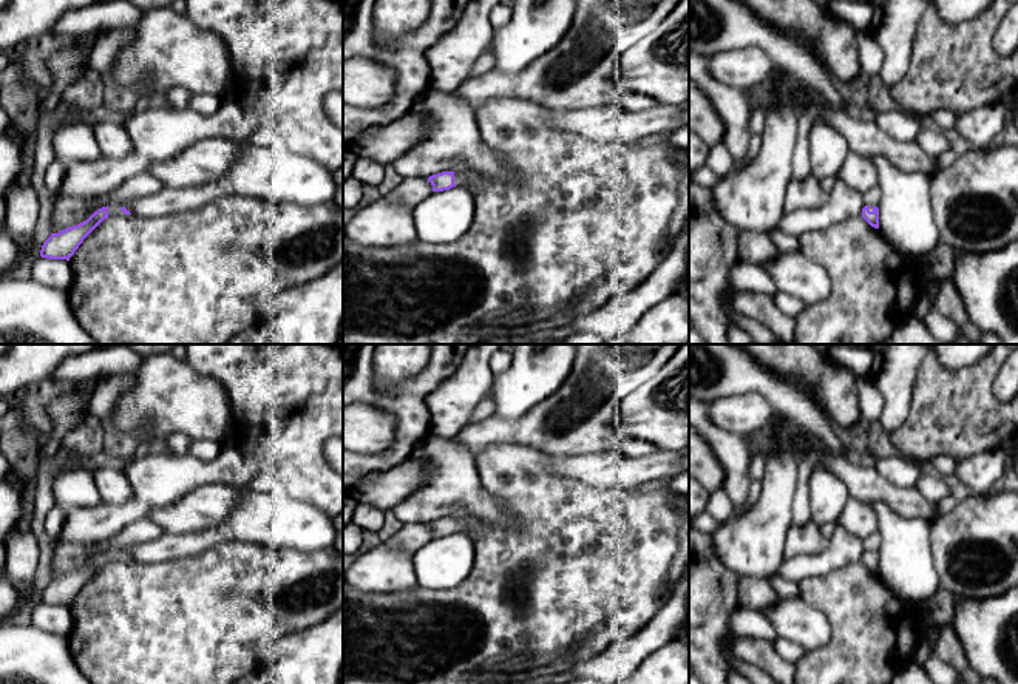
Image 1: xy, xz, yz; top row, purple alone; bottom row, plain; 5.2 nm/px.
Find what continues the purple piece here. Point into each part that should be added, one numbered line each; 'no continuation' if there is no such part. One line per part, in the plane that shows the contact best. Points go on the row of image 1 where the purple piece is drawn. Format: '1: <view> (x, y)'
1: xz (459, 179)

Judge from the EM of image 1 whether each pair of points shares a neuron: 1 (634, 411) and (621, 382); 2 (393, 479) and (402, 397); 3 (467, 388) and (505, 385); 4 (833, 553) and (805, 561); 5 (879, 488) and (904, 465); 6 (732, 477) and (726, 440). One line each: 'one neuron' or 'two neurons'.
1: two neurons
2: two neurons
3: two neurons
4: one neuron
5: two neurons
6: one neuron

